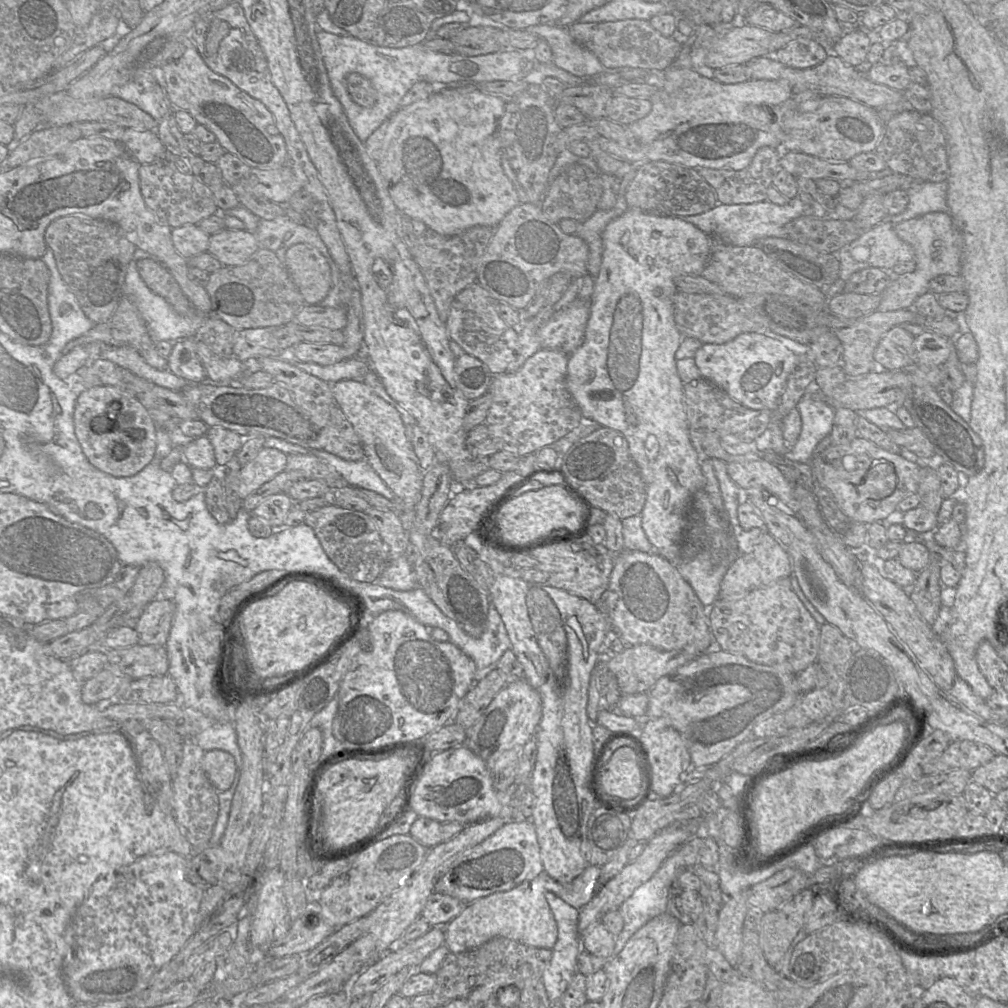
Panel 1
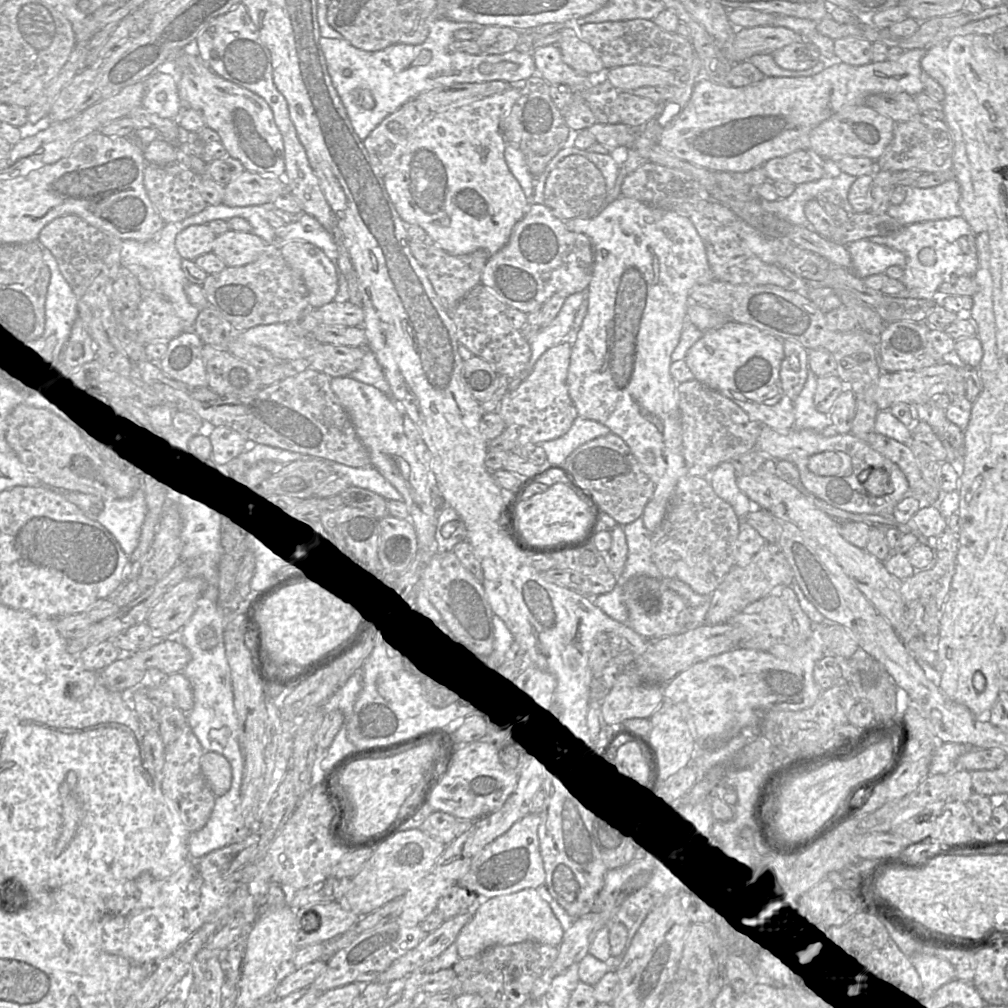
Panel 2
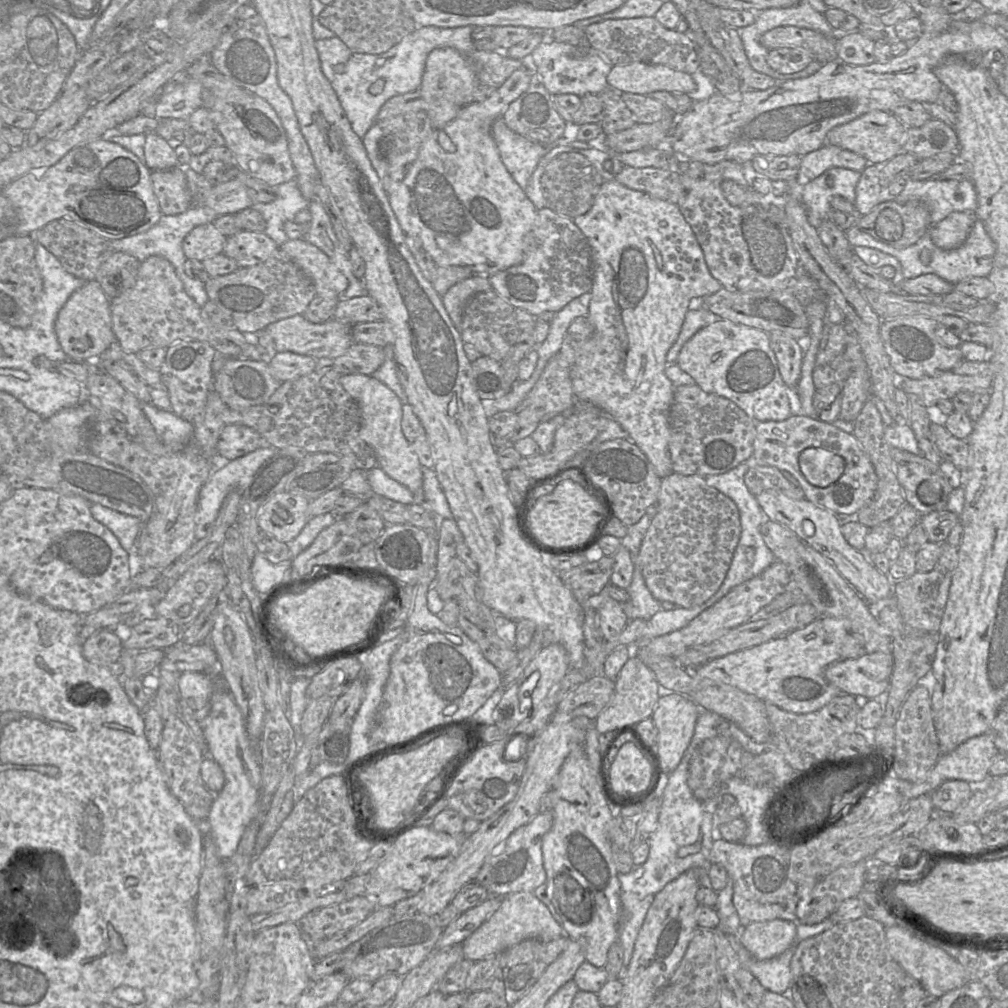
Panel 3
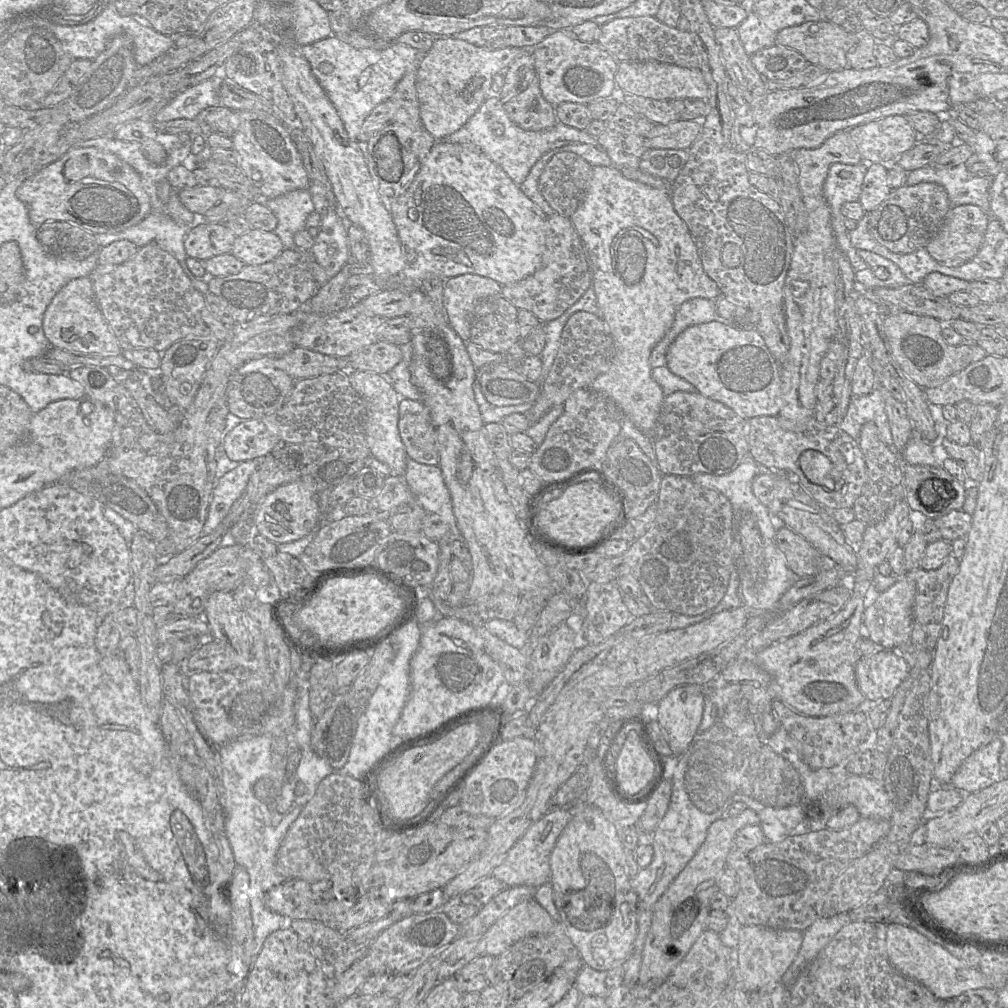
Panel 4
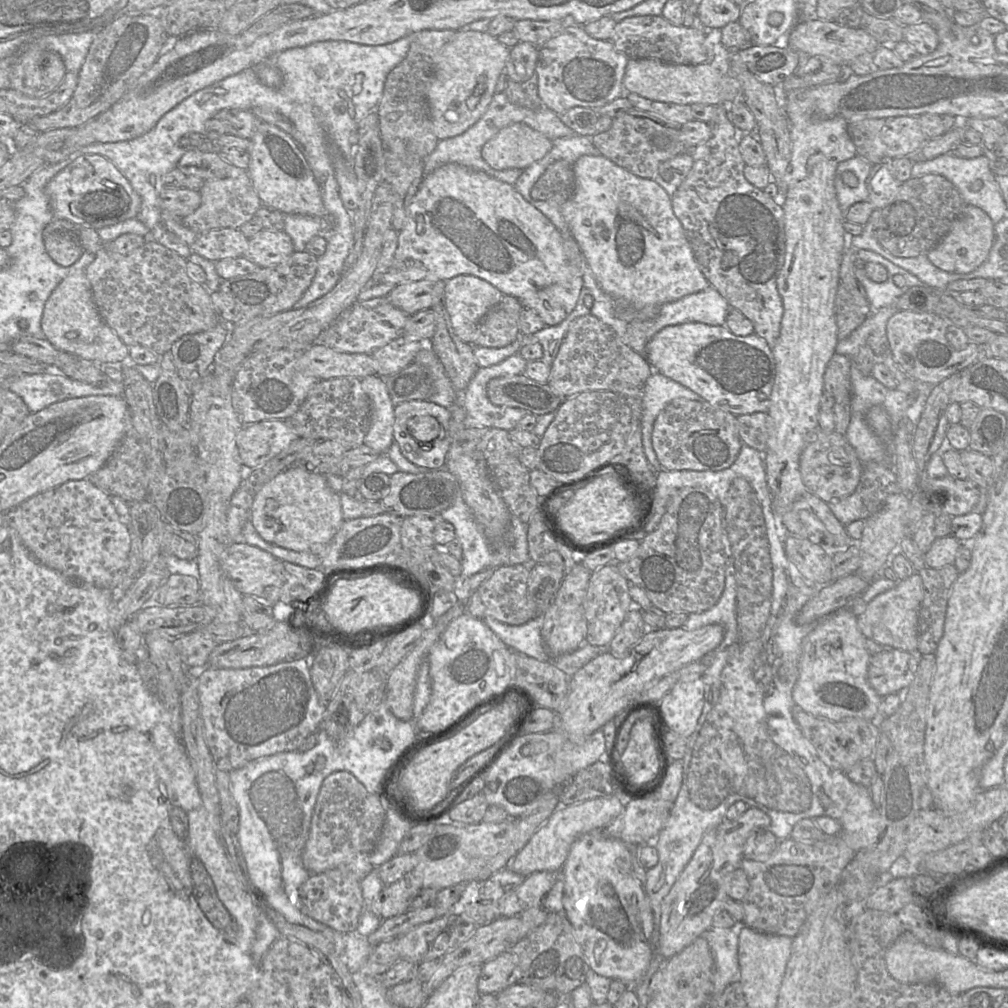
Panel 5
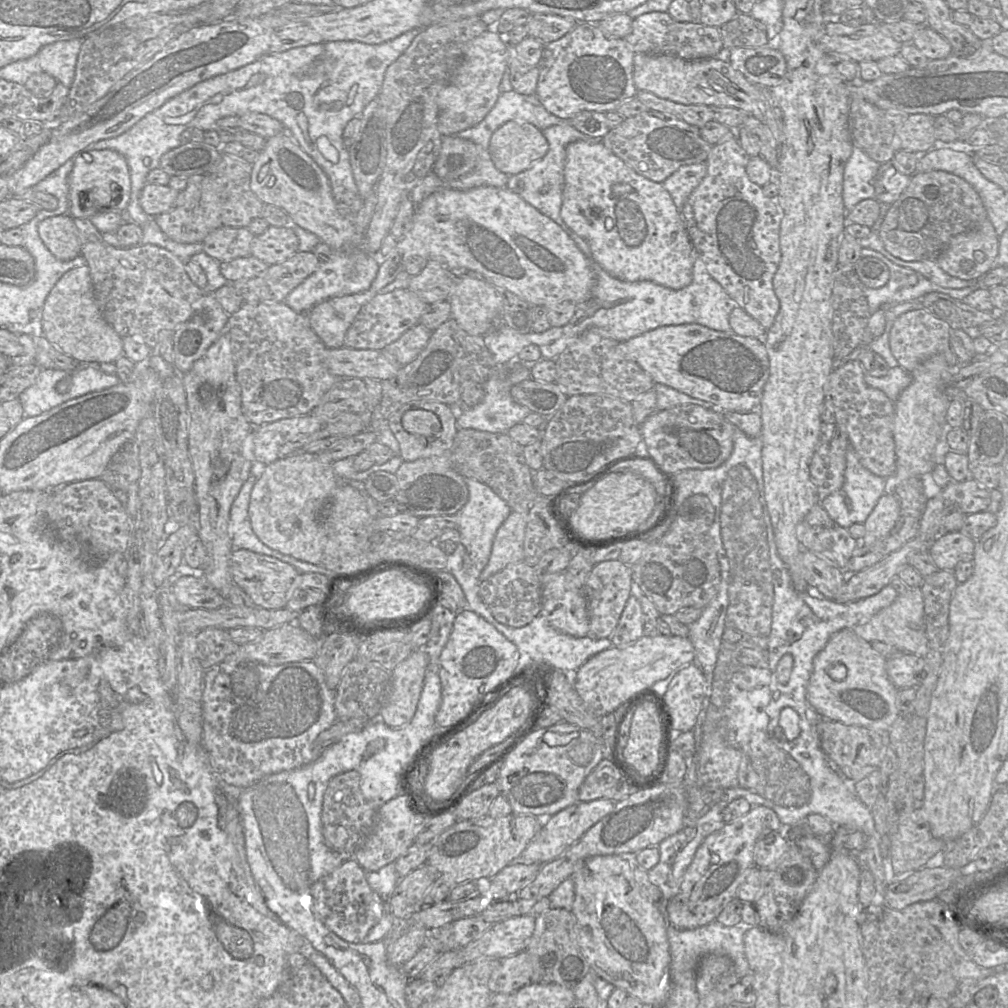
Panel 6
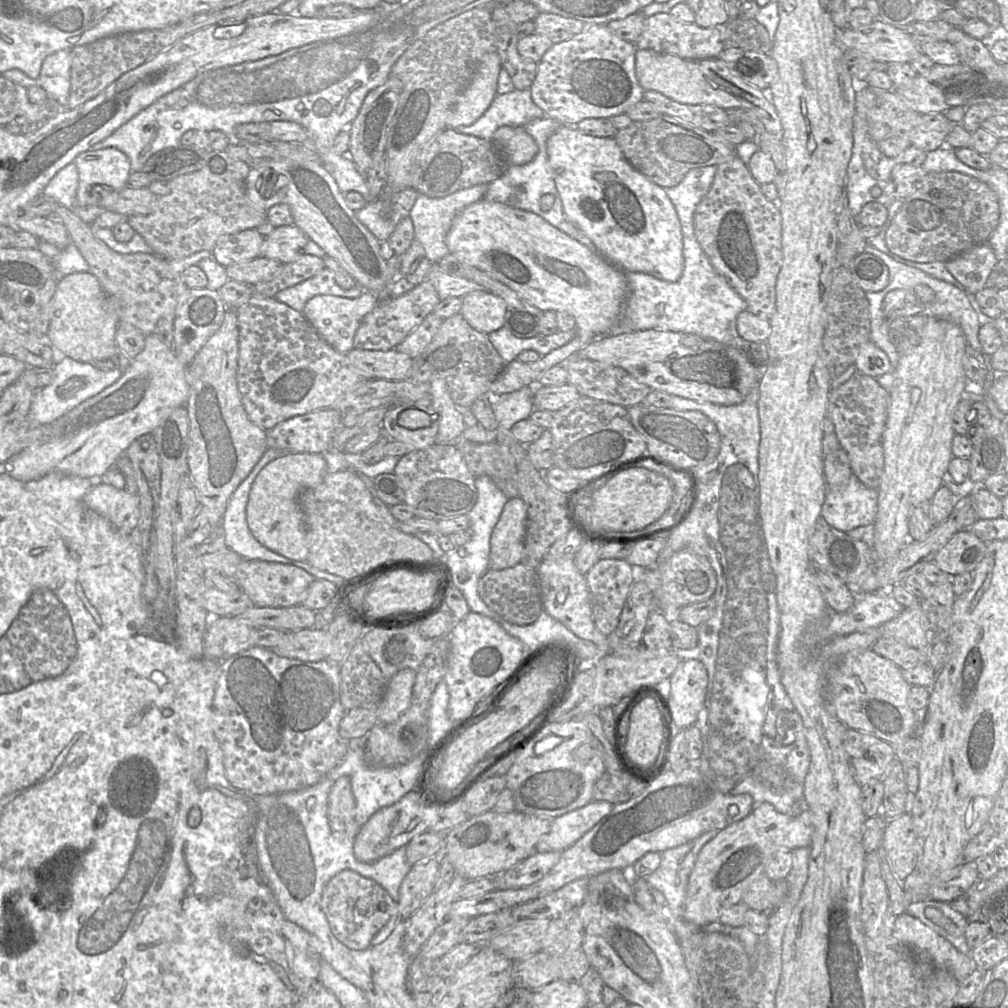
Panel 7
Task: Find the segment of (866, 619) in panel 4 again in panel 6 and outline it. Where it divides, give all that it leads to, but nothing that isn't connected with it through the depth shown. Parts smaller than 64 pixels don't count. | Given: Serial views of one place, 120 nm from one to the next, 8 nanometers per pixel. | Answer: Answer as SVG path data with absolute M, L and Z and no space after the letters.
M908 587L906 592L898 594L894 602L875 614L869 621L852 628L856 635L865 641L875 641L892 645L901 652L925 657L929 652L926 623L924 617L924 600L920 587Z

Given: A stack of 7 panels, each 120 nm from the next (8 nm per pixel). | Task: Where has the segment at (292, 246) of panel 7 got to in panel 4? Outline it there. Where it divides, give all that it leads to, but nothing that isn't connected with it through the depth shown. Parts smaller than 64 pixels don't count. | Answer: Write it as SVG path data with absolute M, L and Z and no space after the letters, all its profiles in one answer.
M251 229L236 237L231 254L245 263L257 266L273 261L284 249L274 231Z

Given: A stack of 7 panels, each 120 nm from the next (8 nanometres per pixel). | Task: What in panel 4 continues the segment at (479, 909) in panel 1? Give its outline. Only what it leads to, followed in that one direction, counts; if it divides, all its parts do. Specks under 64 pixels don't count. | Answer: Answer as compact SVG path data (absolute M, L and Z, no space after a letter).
M534 898L524 901L499 918L480 937L478 955L497 957L523 938L549 933L555 924Z

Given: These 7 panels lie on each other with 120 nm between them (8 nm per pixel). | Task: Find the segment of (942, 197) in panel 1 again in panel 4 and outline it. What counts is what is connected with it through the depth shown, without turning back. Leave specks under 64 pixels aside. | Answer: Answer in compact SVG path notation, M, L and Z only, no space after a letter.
M966 163L953 168L937 168L933 165L910 171L906 185L934 182L946 190L951 208L972 204L990 215L991 181L969 172Z

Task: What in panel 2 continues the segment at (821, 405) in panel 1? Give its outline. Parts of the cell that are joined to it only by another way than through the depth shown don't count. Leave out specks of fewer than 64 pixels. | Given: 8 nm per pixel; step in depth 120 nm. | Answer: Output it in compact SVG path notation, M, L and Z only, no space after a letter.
M809 369L807 380L800 394L795 398L795 423L793 429L812 429L822 432L832 424L830 414L817 411L814 396L817 389L818 377Z

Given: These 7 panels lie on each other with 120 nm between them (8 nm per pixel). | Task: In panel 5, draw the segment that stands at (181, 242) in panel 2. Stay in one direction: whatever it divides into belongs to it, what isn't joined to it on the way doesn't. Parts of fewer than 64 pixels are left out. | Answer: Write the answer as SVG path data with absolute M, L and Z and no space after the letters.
M239 228L212 229L197 236L190 246L194 252L212 262L244 255L248 248L248 238Z

